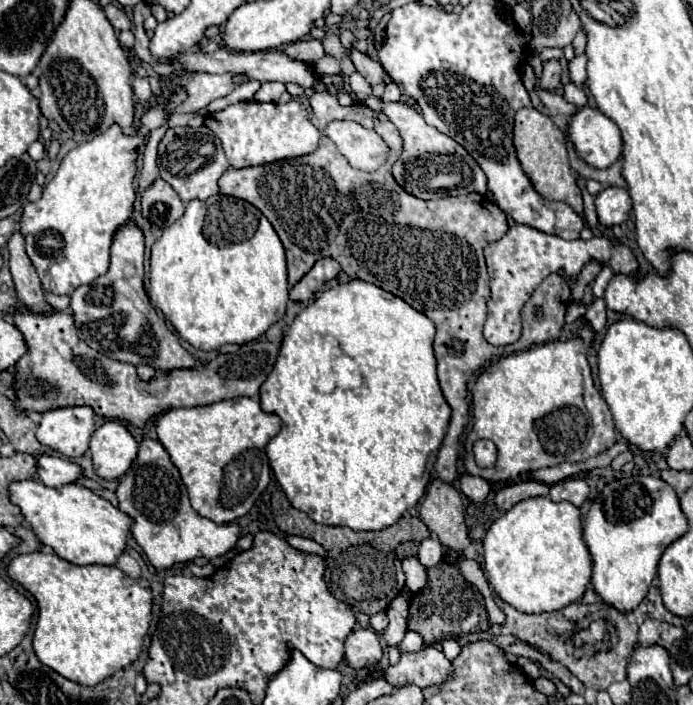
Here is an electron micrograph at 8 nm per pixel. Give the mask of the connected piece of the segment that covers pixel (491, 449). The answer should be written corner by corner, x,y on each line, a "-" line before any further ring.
480,439
474,443
474,459
478,467
490,467
496,461
496,445
492,441

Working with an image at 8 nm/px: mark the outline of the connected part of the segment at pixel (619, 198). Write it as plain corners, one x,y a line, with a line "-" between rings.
606,187
604,191
600,191
594,197
594,205
596,205
598,221
604,227
614,227
614,225
624,223
632,209
628,191
620,189
620,187

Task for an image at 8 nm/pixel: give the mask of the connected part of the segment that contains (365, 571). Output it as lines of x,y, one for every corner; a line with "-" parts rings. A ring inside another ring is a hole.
280,489
274,491
274,495
272,495
272,519
282,533
306,537
306,539
320,543
324,547
324,551
328,553
326,567
328,567
330,591
338,599
342,599
346,605
356,607
358,611
362,611
364,615
370,615
370,617
380,611
386,611
390,607
392,599
404,587
404,579
398,573
400,563
396,561
396,553
394,553
398,543
424,541
430,537
428,527
418,517
412,517
412,515
404,515
394,525
390,525
382,531
358,531
356,533
348,527
320,525
320,523
314,523
304,511
294,509

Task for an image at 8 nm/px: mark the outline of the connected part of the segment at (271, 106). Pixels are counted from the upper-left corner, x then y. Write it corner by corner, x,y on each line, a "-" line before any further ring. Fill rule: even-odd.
290,99
284,105
258,101
232,103
222,111
210,113
204,119
204,125
218,135
230,167
234,169
308,155
318,149
318,139
322,137
320,131
312,125
306,105
296,99

